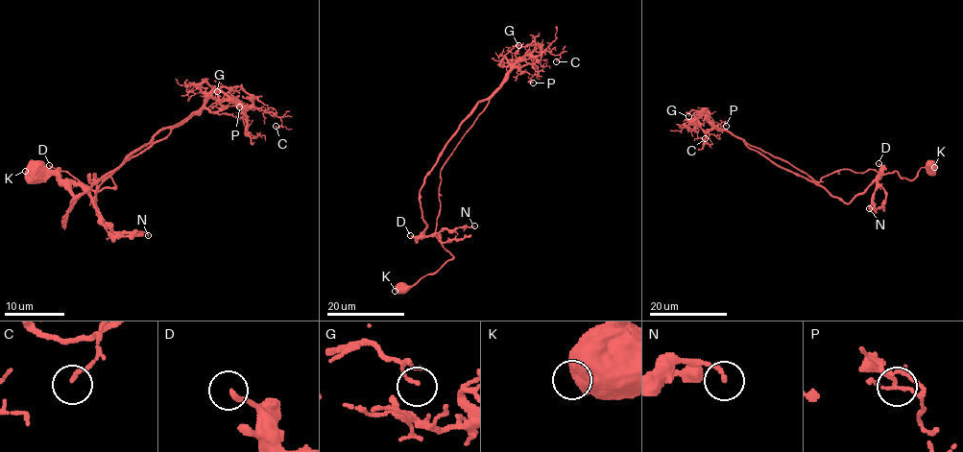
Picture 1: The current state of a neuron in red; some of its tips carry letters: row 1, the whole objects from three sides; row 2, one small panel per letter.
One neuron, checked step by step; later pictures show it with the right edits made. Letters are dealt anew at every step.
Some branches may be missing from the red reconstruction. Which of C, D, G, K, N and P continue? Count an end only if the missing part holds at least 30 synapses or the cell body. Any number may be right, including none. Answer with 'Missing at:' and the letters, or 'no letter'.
Missing at: no letter

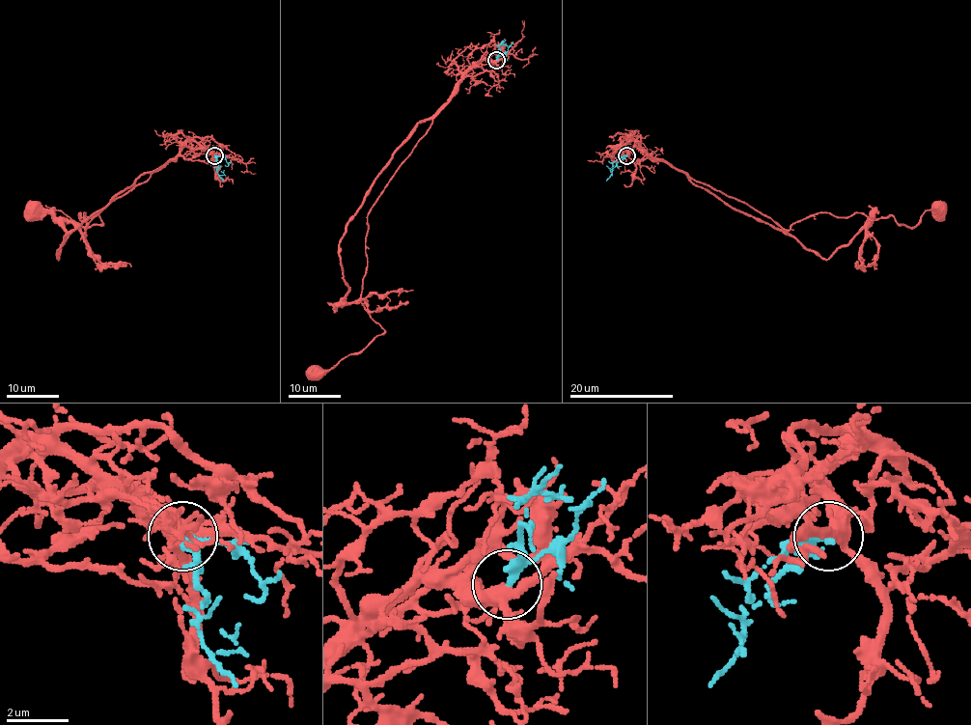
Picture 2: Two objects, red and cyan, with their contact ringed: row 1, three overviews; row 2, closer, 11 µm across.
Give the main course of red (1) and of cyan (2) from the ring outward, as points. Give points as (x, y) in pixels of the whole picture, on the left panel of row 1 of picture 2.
1: (214, 155), (174, 158), (85, 230), (78, 214), (98, 215), (84, 227), (58, 210), (24, 210)
2: (214, 155), (216, 173), (222, 175), (224, 170)

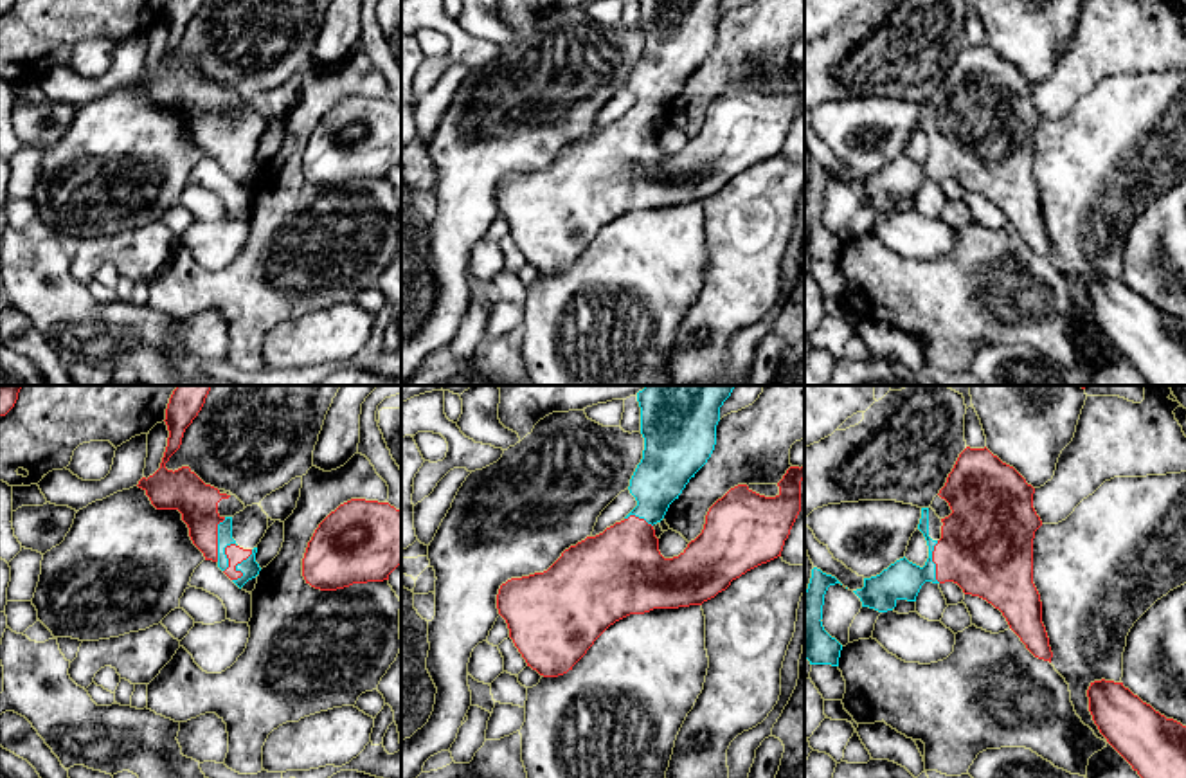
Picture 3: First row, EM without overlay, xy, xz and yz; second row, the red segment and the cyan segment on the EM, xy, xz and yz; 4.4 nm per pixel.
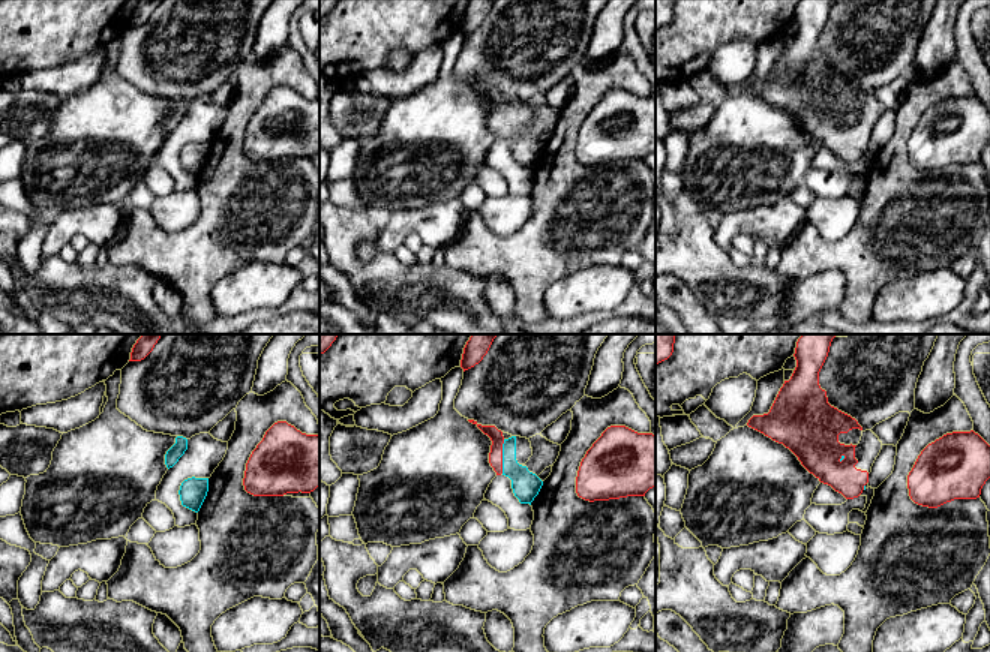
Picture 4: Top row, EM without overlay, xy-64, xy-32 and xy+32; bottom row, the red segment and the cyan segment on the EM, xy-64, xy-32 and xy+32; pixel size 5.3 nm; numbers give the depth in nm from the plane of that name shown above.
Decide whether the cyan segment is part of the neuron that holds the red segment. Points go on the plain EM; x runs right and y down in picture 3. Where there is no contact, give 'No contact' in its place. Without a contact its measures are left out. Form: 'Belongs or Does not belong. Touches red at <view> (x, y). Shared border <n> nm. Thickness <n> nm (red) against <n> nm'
Belongs. Touches red at xy (216, 135). Shared border 200 nm. Thickness 180 nm (red) against 70 nm

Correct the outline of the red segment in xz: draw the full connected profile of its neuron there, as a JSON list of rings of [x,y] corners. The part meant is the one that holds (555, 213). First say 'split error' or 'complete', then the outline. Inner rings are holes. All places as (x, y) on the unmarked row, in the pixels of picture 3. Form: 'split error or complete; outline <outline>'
split error; outline [[[639,0],[644,47],[628,83],[637,103],[603,130],[565,146],[547,167],[500,182],[499,211],[527,263],[540,272],[558,274],[572,267],[610,222],[630,211],[702,202],[747,167],[781,153],[801,108],[804,63],[786,67],[776,94],[759,92],[747,81],[731,85],[709,104],[702,130],[678,153],[664,155],[659,148],[653,122],[711,54],[722,2]]]

